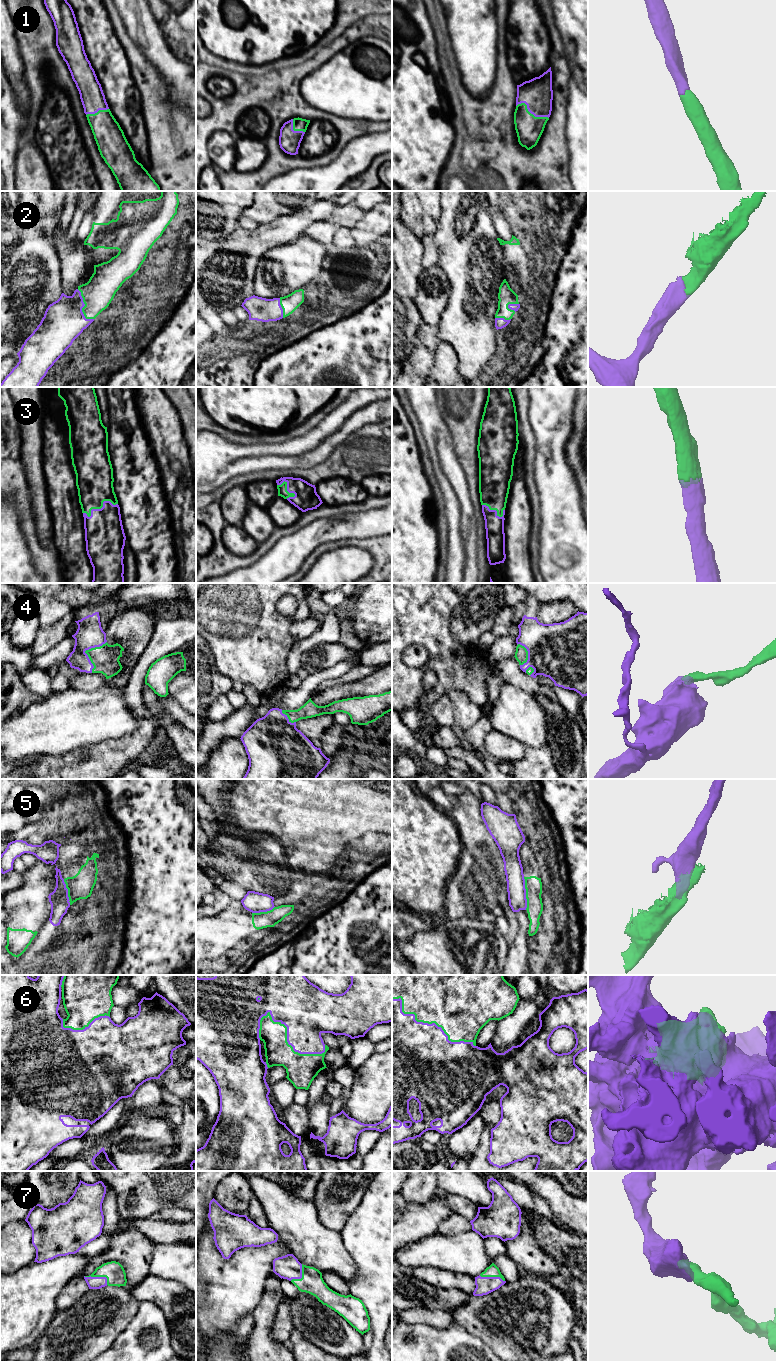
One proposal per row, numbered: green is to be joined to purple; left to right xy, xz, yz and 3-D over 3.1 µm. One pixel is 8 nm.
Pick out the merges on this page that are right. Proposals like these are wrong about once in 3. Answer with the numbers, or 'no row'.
1, 2, 3, 4, 6, 7

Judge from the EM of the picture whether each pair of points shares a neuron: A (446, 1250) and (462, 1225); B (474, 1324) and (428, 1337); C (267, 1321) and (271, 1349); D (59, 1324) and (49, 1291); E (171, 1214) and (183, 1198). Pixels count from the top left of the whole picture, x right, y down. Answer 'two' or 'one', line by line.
A: two
B: two
C: one
D: two
E: two

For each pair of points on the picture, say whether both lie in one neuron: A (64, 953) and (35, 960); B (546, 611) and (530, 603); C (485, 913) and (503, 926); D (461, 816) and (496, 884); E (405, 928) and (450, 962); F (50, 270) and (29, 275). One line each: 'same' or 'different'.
A: different
B: different
C: different
D: same
E: different
F: same

